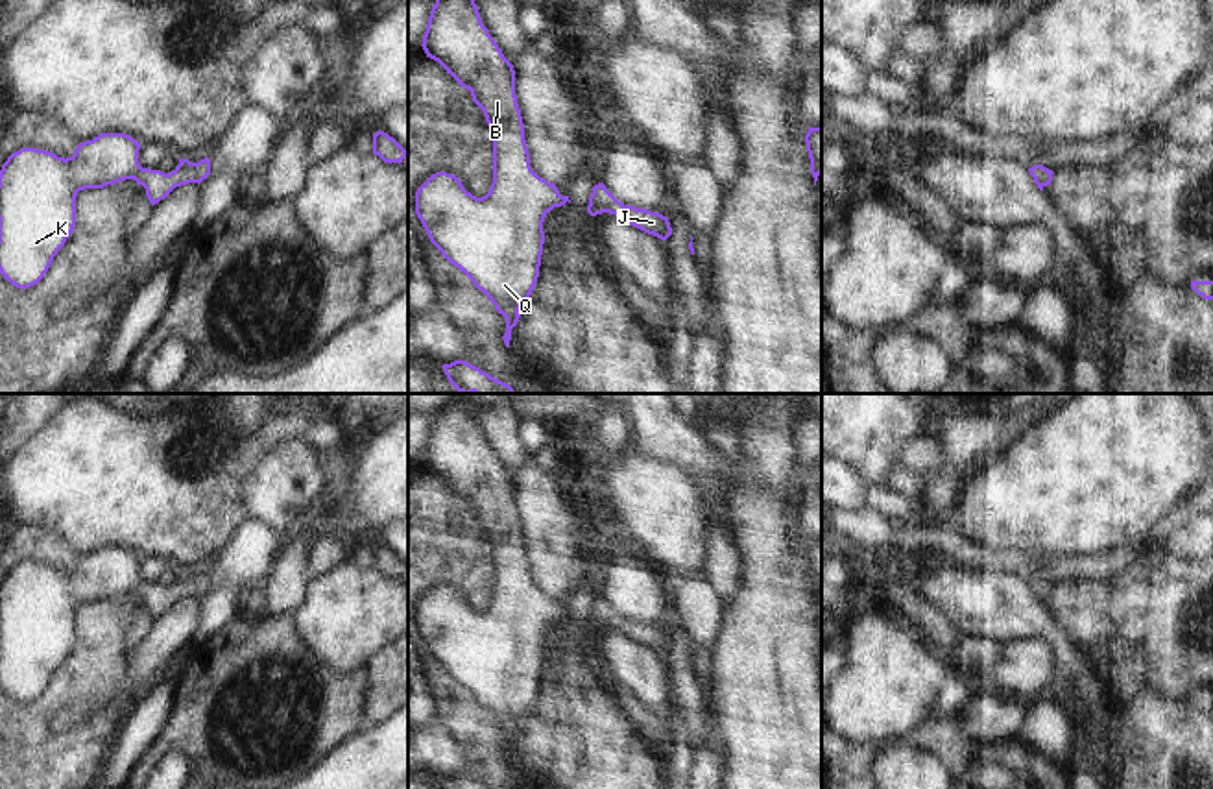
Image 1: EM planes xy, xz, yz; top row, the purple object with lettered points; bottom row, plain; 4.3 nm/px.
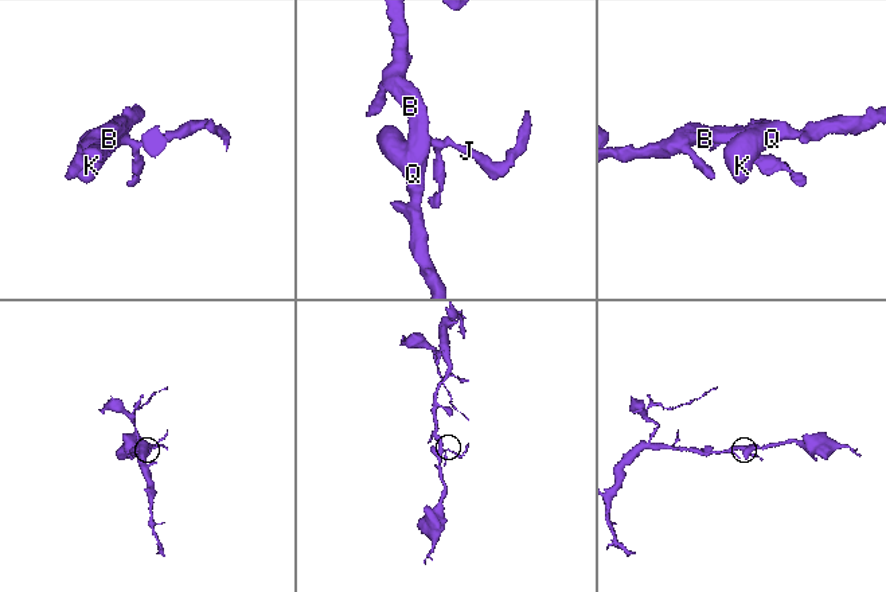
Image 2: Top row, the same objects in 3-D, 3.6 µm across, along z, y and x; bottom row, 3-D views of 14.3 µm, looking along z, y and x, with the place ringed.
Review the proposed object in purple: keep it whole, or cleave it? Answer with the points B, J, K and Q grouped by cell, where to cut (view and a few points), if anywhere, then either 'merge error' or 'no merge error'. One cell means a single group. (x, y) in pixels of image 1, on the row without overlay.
B J K Q | no cut | no merge error

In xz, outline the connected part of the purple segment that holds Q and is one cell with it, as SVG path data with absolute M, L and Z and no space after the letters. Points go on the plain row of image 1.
M456 397L439 408L421 460L426 471L438 475L484 525L493 547L493 597L486 610L476 612L456 589L436 586L415 606L415 628L441 669L463 686L506 732L502 754L510 761L511 743L521 732L519 722L528 715L539 691L545 630L570 613L530 580L524 538L515 510L515 484L482 438L474 418L478 407L473 397Z

